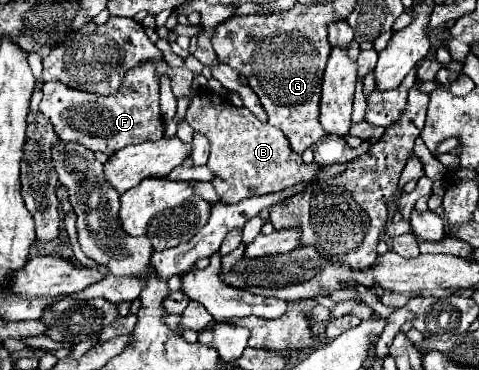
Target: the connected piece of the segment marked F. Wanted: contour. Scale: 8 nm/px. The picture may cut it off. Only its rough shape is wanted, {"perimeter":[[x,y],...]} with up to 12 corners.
{"perimeter":[[150,63],[116,95],[42,83],[62,141],[106,155],[162,137]]}

